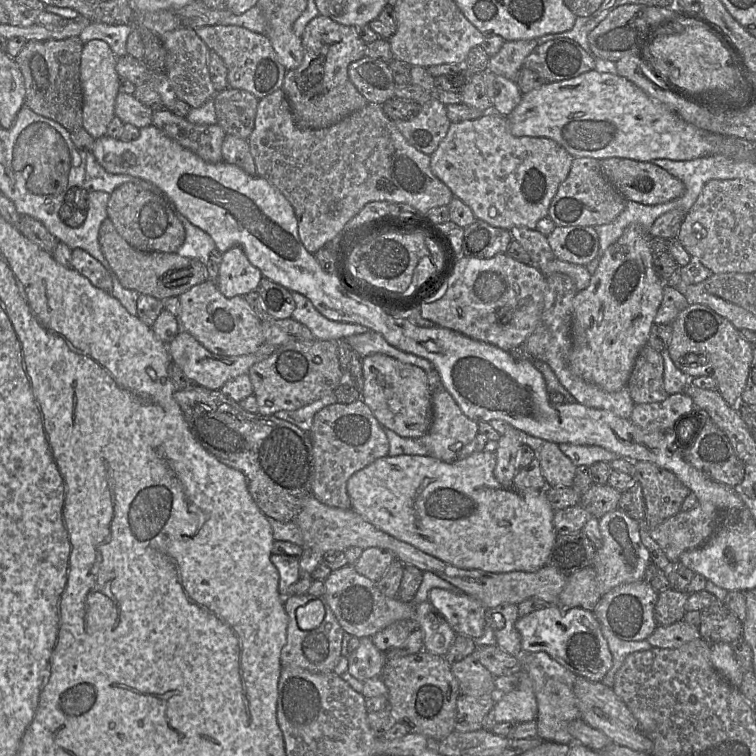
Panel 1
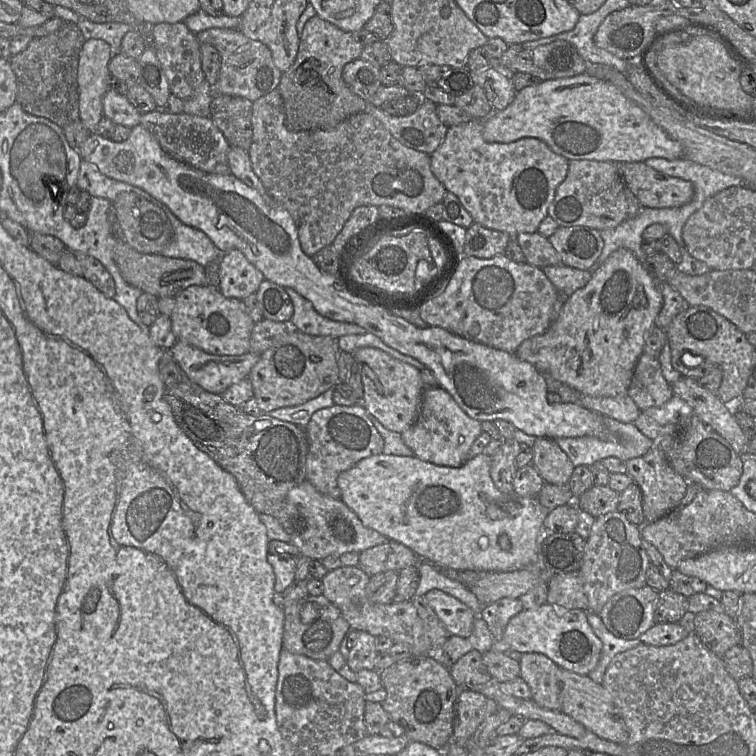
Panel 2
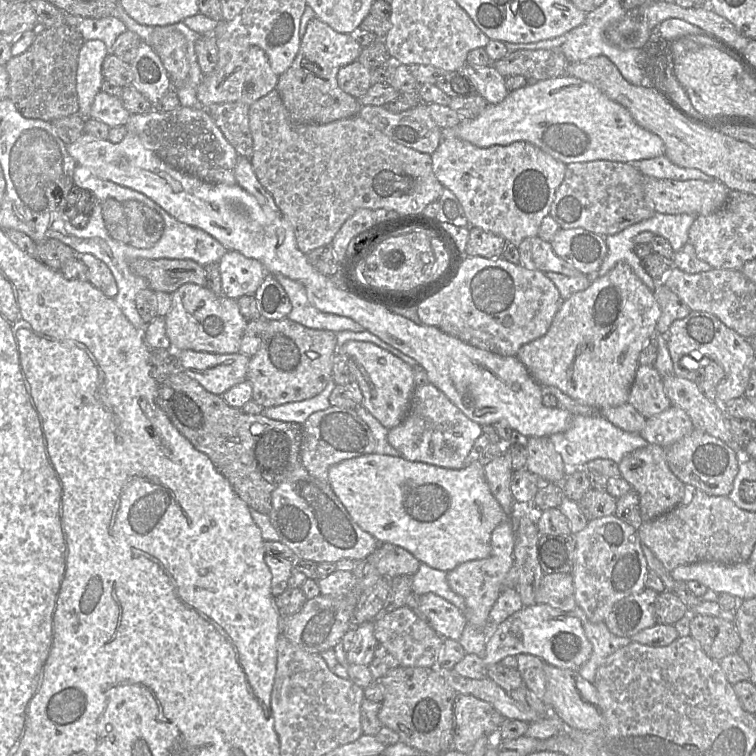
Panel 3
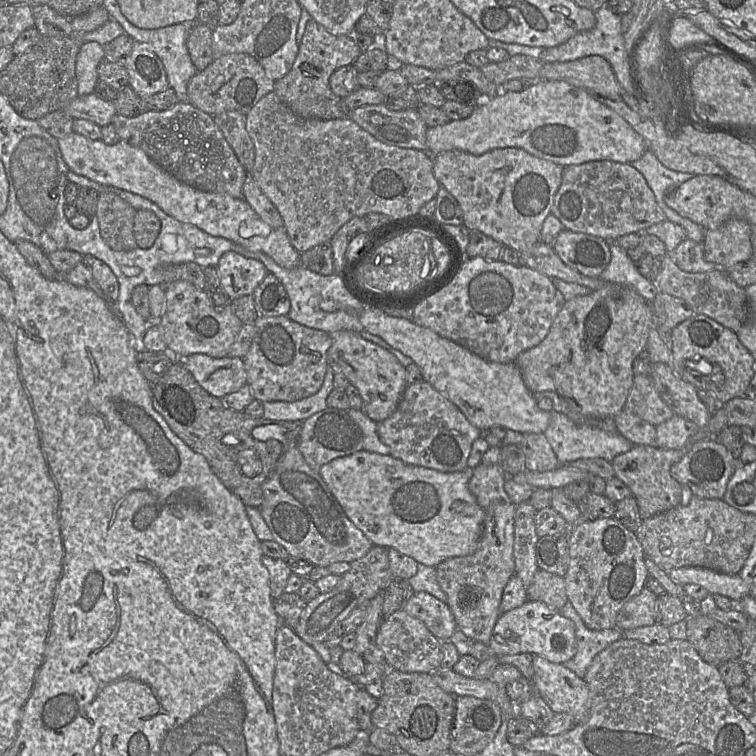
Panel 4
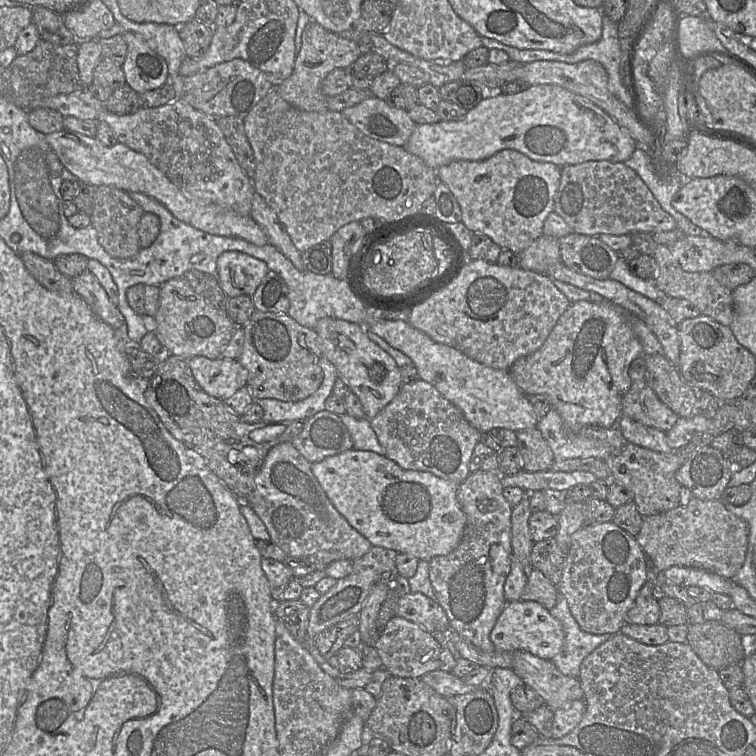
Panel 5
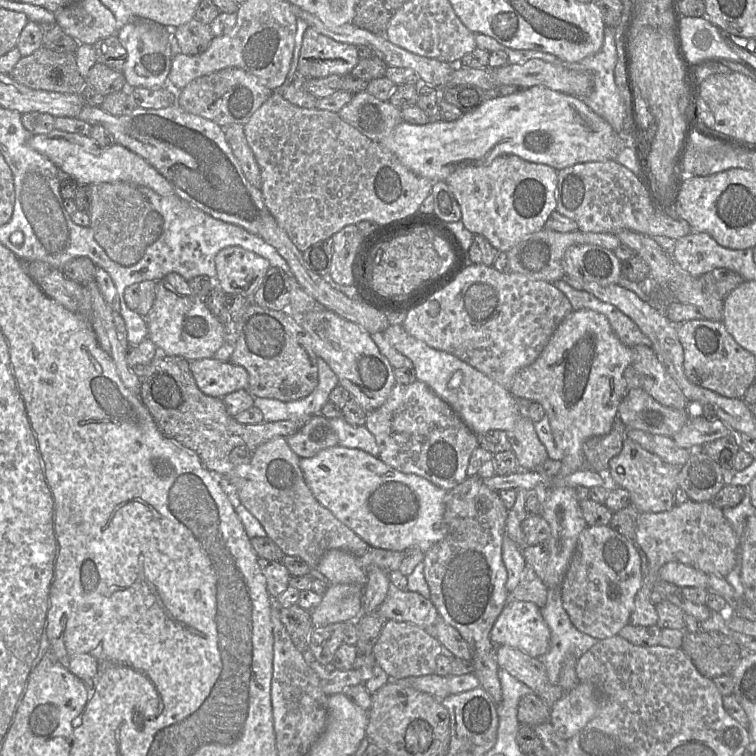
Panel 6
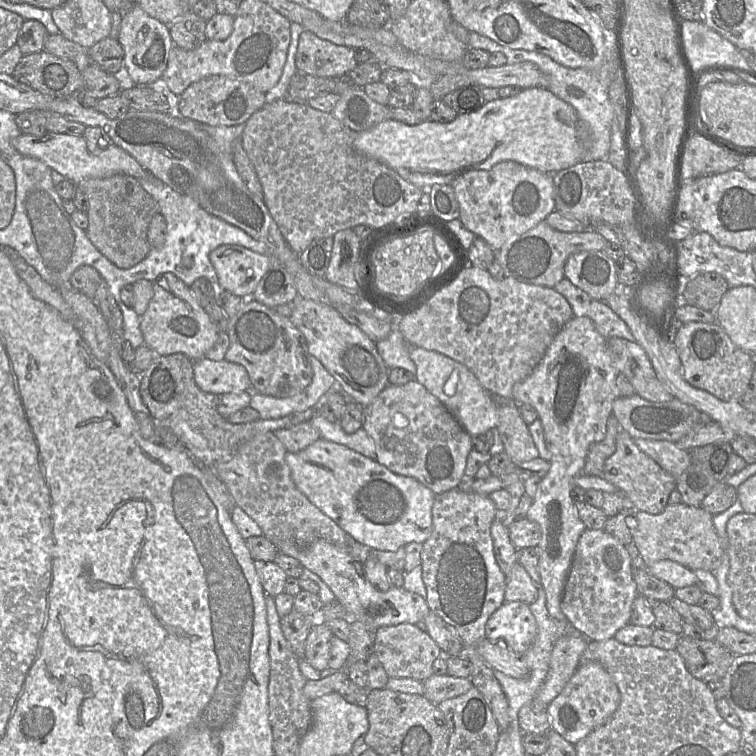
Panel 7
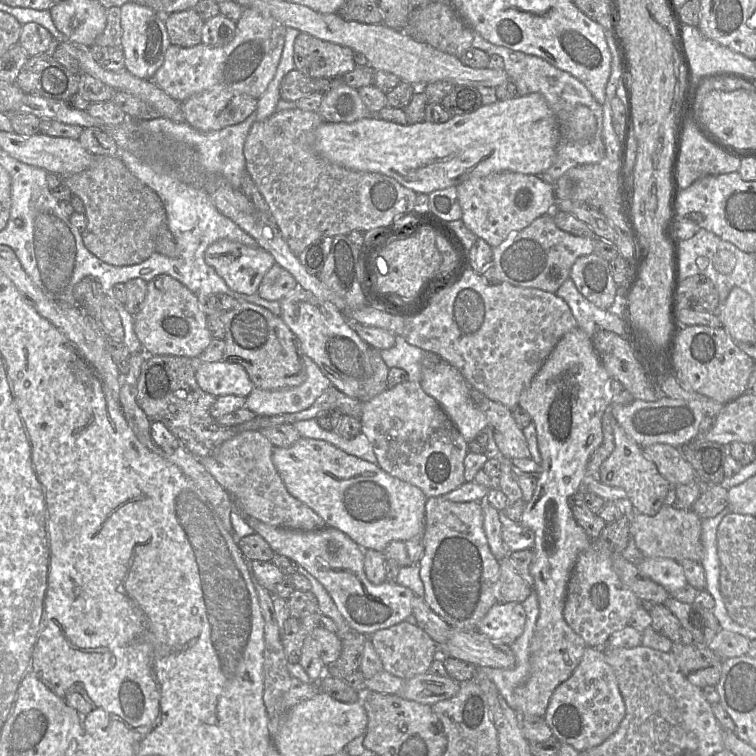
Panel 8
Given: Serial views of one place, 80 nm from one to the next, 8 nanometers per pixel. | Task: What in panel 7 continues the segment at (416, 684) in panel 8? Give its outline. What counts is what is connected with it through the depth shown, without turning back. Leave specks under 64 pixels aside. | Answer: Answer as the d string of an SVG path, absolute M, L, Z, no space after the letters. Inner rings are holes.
M433 674L422 681L423 695L435 705L467 693L472 687L470 678L457 678L449 675Z

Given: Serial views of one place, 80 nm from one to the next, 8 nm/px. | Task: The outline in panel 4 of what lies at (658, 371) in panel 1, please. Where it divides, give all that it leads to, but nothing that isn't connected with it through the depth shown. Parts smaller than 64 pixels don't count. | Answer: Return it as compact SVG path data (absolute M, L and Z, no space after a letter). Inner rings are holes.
M635 375L624 409L651 425L669 420L674 412L660 397L650 375Z

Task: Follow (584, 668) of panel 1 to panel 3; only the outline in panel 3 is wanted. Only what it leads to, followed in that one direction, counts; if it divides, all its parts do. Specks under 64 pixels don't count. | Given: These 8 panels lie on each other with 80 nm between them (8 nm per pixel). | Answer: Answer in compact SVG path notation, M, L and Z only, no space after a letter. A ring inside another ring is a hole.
M549 604L523 606L502 623L487 639L483 662L486 667L499 663L503 658L525 653L541 658L551 665L578 670L590 657L592 644L585 635L580 620L573 612L564 612Z

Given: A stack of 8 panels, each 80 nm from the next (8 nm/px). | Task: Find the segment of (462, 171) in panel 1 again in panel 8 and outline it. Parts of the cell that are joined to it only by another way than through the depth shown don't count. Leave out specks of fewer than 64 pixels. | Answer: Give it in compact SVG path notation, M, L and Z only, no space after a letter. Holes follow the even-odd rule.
M502 171L486 176L471 176L456 186L465 226L492 248L511 232L529 226L536 218L555 208L555 186L538 175Z

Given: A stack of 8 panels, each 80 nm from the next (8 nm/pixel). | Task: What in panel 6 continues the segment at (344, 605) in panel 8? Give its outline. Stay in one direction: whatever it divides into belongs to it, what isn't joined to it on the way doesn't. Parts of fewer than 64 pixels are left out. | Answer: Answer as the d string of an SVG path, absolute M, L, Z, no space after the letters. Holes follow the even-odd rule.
M330 549L325 552L316 570L330 584L357 584L364 587L367 583L367 571L358 565L356 556L344 550ZM392 588L375 611L387 620L411 622L425 629L440 618L430 599L418 592Z

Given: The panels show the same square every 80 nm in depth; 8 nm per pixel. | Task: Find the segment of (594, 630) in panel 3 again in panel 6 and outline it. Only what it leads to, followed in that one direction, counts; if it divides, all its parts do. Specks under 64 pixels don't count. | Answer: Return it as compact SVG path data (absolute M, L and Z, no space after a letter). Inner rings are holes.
M548 588L547 602L540 608L543 619L550 629L550 645L545 654L538 659L545 666L548 679L551 684L558 684L560 670L568 657L579 659L585 652L594 646L598 639L580 632L570 621L563 608L560 588Z

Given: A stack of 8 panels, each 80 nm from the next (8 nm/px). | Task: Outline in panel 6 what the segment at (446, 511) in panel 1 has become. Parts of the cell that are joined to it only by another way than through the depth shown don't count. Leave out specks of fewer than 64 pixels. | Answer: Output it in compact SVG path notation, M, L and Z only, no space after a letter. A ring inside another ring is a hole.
M337 445L322 449L313 457L300 458L300 467L308 487L319 503L370 547L393 551L418 547L425 553L448 533L448 526L444 520L445 497L448 491L419 475L395 470L379 457L360 449Z

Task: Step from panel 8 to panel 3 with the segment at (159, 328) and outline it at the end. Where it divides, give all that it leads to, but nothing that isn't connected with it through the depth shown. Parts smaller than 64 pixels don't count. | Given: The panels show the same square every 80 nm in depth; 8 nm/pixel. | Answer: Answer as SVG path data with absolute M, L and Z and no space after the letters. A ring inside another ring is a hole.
M187 283L171 293L172 304L165 316L166 333L175 351L194 350L213 354L239 353L241 339L248 321L241 314L237 299L216 295L205 285Z

